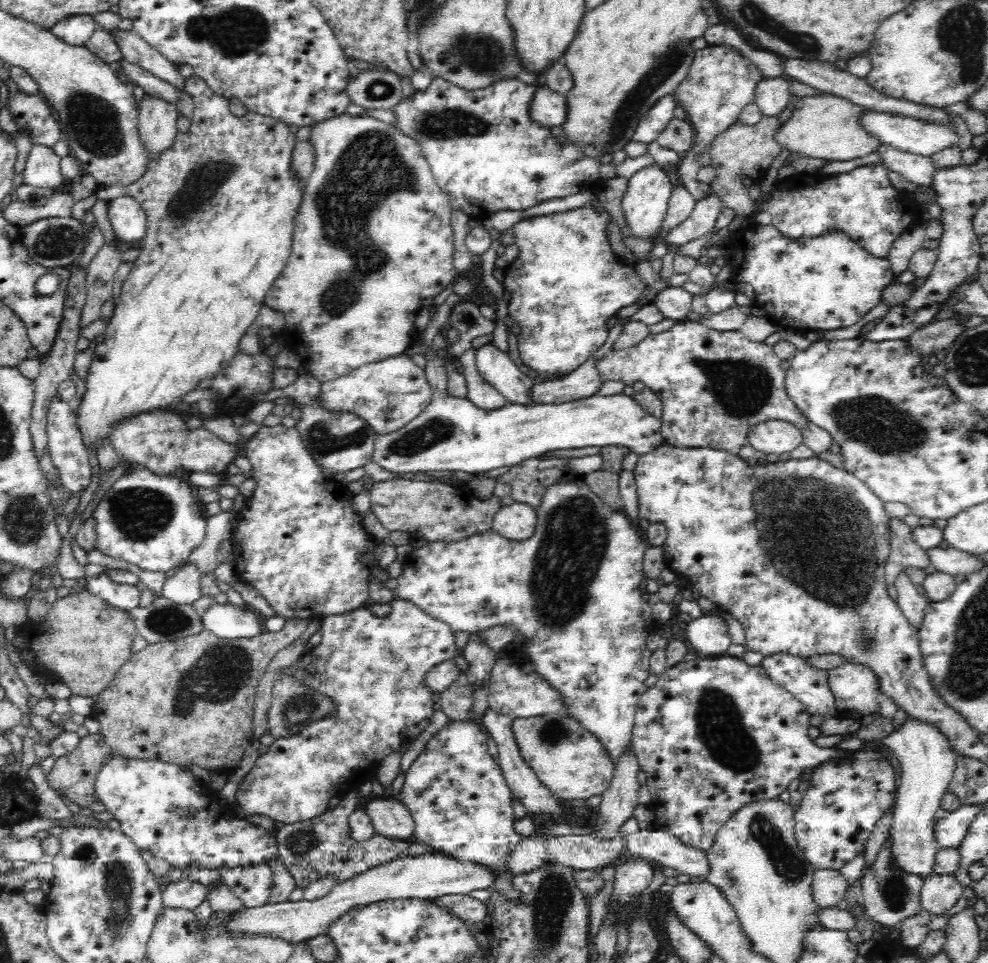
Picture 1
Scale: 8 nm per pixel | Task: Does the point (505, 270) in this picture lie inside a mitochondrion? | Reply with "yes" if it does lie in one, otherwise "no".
no

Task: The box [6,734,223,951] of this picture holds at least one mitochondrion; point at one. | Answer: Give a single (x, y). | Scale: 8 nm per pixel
(118, 877)

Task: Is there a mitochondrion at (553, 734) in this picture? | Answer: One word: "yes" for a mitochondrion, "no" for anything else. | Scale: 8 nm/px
yes

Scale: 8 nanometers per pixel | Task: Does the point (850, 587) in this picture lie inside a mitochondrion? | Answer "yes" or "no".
yes

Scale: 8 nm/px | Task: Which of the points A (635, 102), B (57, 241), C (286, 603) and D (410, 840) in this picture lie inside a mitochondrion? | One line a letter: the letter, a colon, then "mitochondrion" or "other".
A: mitochondrion
B: mitochondrion
C: other
D: other

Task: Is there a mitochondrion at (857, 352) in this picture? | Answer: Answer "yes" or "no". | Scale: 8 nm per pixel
no

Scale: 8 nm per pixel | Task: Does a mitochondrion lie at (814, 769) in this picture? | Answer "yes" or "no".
no

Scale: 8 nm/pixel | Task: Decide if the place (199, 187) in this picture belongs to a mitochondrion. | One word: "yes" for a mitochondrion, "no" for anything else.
yes

